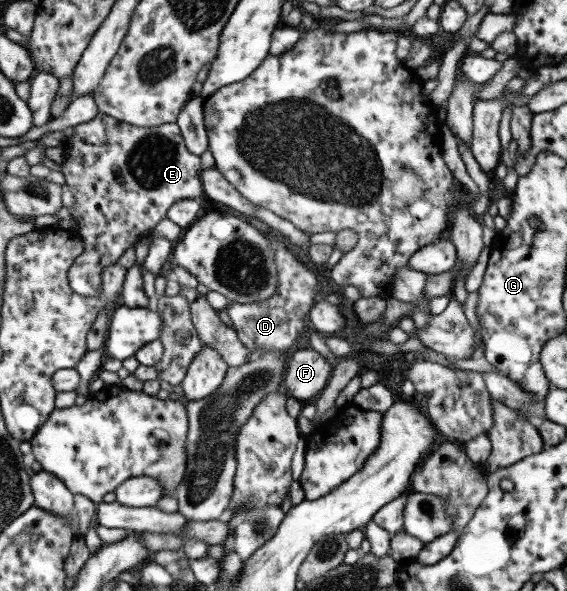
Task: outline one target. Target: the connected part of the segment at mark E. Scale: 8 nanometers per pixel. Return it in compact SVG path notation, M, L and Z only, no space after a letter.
M98 112L95 117L88 122L77 124L73 127L73 133L67 138L67 143L60 150L60 158L62 163L61 173L64 175L65 184L75 198L75 209L71 211L70 218L78 226L78 235L80 236L83 248L82 253L75 257L75 260L71 263L71 266L67 269L68 285L75 294L81 296L97 296L101 290L101 273L103 268L113 264L117 261L119 256L123 254L126 248L129 248L142 236L145 230L151 230L160 220L166 217L167 209L177 201L184 198L198 198L202 192L202 184L198 173L200 172L200 159L193 154L190 154L185 146L183 146L183 139L175 122L161 124L159 126L147 126L139 127L133 126L124 122L119 122L109 115Z

